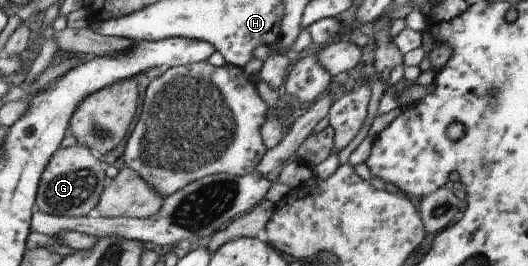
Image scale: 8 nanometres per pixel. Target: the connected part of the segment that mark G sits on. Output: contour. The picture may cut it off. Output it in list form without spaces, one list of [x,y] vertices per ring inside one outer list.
[[[83,145],[57,149],[41,173],[36,188],[34,208],[58,217],[82,217],[92,214],[108,182],[103,168],[99,159],[93,157],[89,148]]]

